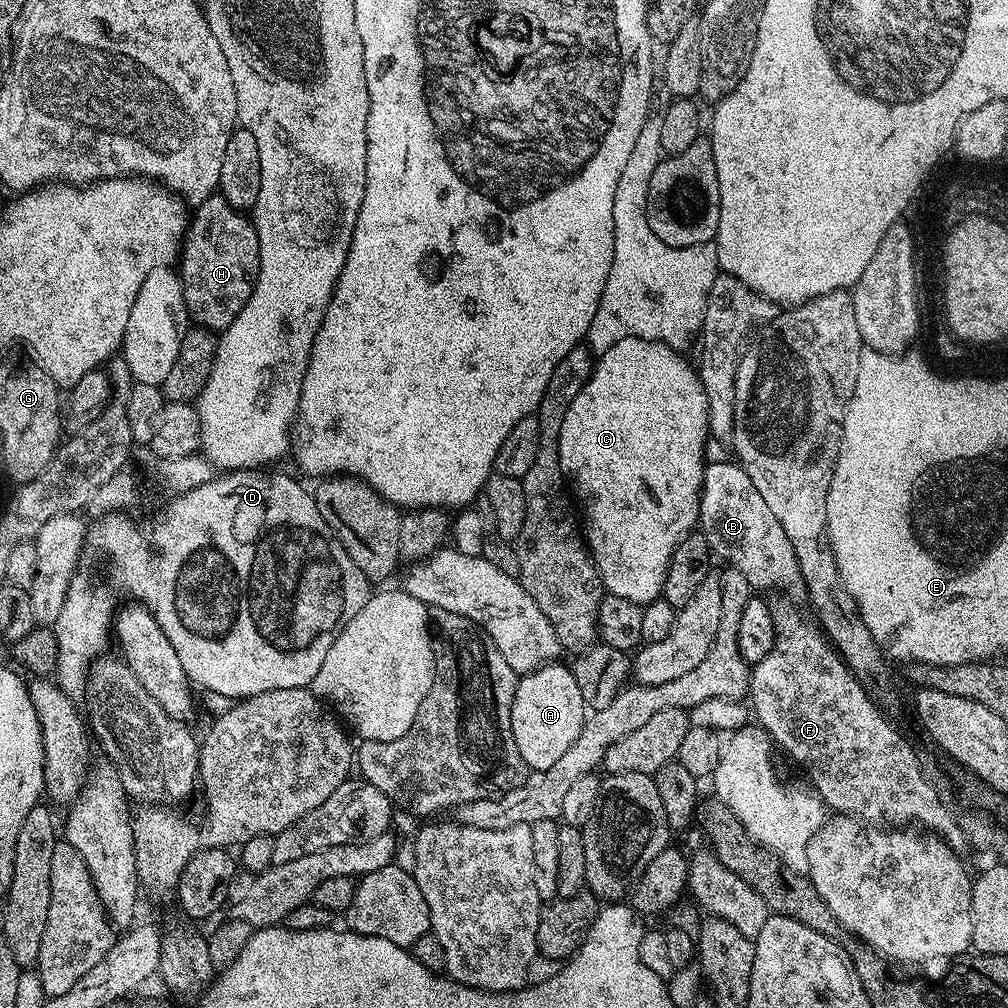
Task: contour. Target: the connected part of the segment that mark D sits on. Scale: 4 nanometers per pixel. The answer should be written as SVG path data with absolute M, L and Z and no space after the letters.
M232 470L220 474L205 485L180 495L173 495L172 501L164 508L164 513L157 520L147 524L140 520L135 524L130 515L123 511L110 513L97 519L87 529L84 538L84 555L79 569L70 582L70 590L66 592L66 602L62 605L62 614L58 614L54 631L58 638L58 666L54 679L60 688L73 698L85 695L88 686L88 673L97 658L103 657L110 644L110 633L114 628L114 607L112 596L104 589L104 580L95 572L96 563L104 564L104 572L108 575L108 584L116 592L125 592L128 598L139 602L154 614L158 626L162 626L162 634L174 642L174 650L182 661L182 670L186 670L188 679L197 689L204 692L217 692L233 698L257 696L270 690L290 690L291 688L308 688L318 670L322 667L327 651L334 645L335 640L342 634L344 627L364 606L370 595L370 581L358 570L358 566L346 554L346 546L338 542L338 538L326 526L322 514L318 514L315 495L310 494L292 476L284 472L276 472L271 476L268 470Z

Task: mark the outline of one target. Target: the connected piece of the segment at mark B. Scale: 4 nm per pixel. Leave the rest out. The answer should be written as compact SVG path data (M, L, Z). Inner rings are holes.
M709 463L704 470L704 481L700 487L700 519L698 521L698 531L704 535L706 542L712 547L713 553L717 557L720 556L731 567L739 570L745 578L748 579L749 585L756 590L764 590L760 588L777 588L780 592L792 592L795 588L801 587L800 567L798 566L798 558L794 554L794 546L790 546L790 538L786 538L786 530L782 530L782 522L778 522L778 518L774 518L774 513L770 511L770 506L766 506L766 501L762 499L762 494L758 494L758 486L754 486L754 482L750 482L750 478L746 474L746 470L740 467L739 463L732 464L712 464Z

